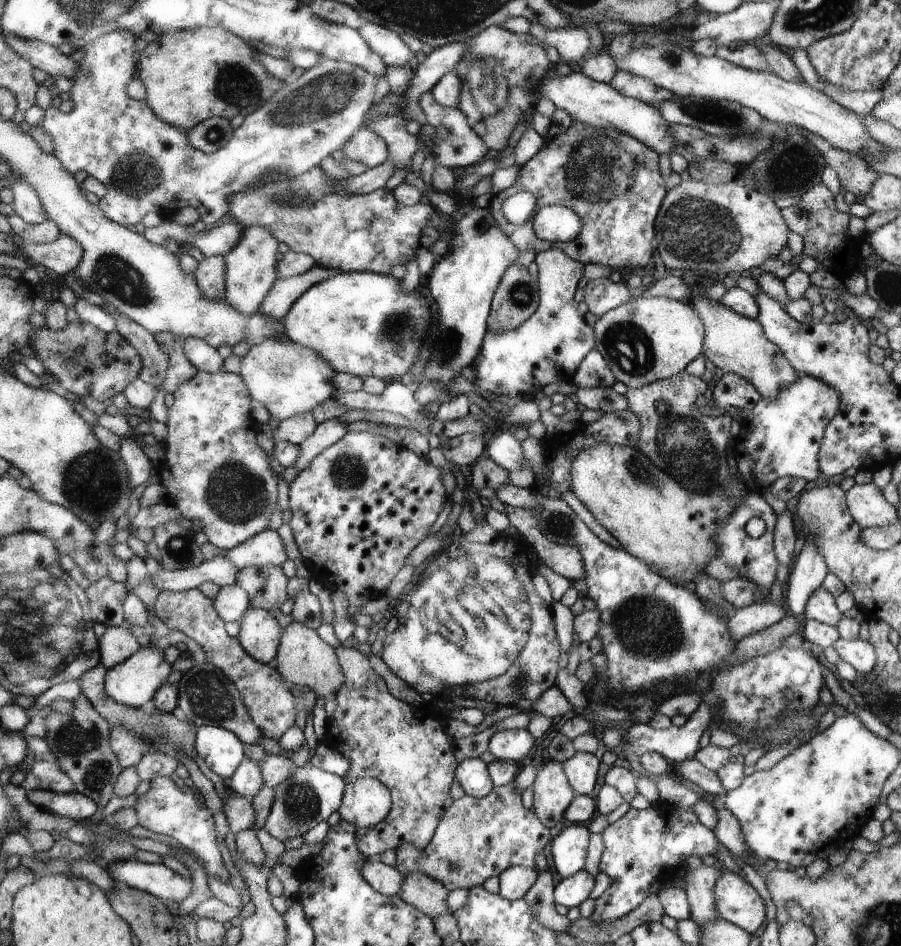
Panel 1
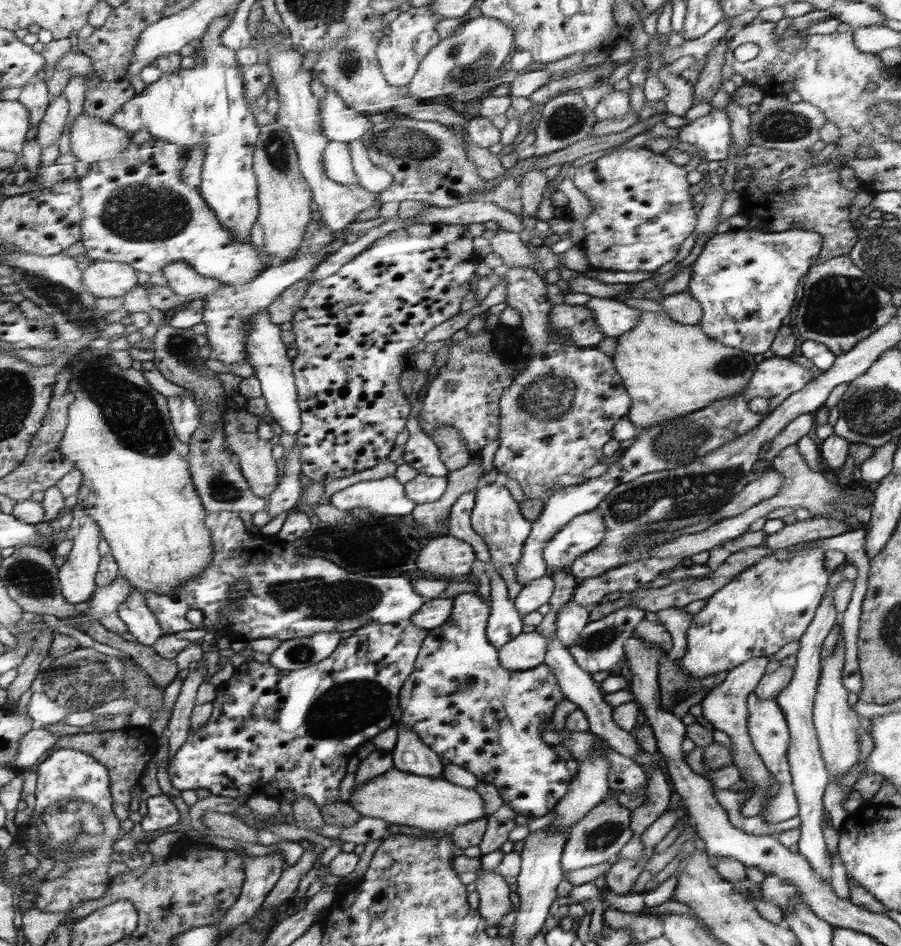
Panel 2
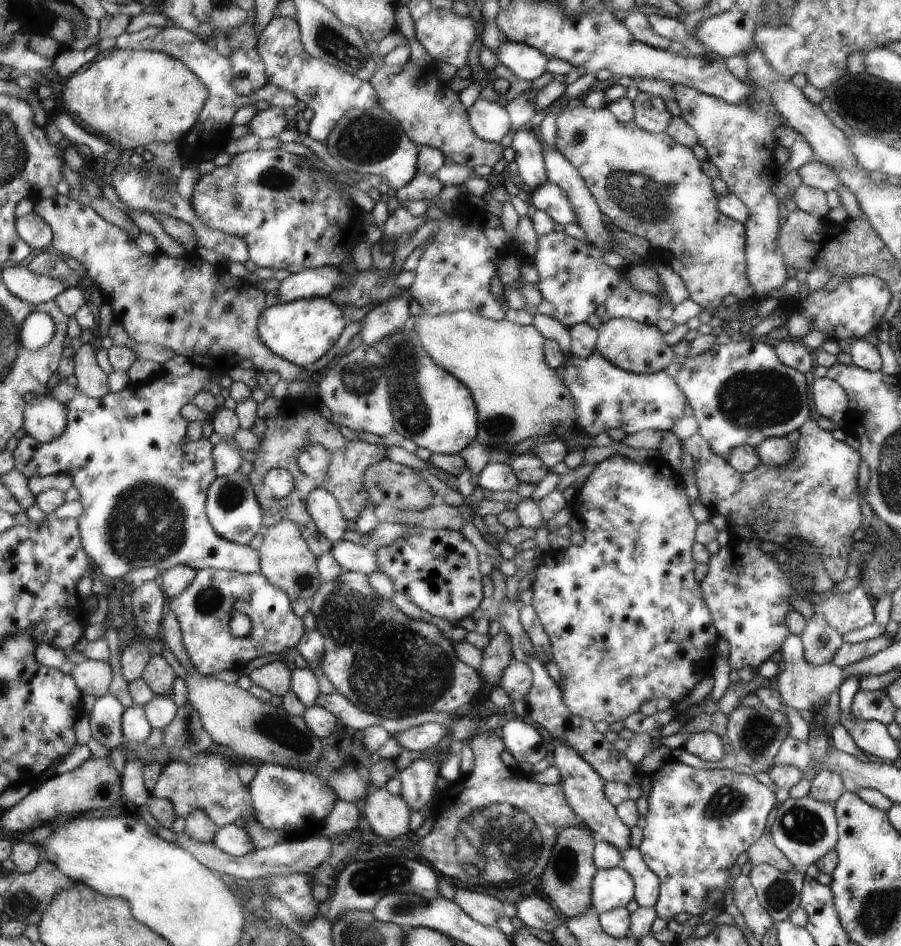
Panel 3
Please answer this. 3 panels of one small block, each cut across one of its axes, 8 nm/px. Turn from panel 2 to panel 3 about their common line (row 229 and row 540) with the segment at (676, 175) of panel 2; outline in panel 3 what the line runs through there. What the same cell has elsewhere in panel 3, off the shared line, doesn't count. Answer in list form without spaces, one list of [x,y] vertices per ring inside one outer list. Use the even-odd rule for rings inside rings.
[[[614,454],[606,458],[594,468],[594,471],[585,479],[584,484],[576,491],[571,492],[568,498],[570,511],[574,518],[581,521],[584,525],[584,544],[582,546],[568,545],[566,549],[559,551],[549,550],[542,553],[538,558],[537,570],[534,572],[534,583],[531,586],[532,606],[537,613],[538,619],[549,637],[552,652],[552,660],[560,667],[562,683],[559,690],[568,711],[573,716],[590,720],[592,723],[599,721],[618,722],[624,720],[626,716],[634,714],[640,710],[644,702],[656,704],[658,698],[668,696],[672,702],[680,702],[706,674],[698,666],[688,666],[692,660],[700,660],[706,656],[706,652],[698,652],[696,646],[708,644],[716,646],[718,642],[718,630],[714,626],[714,618],[711,616],[711,610],[707,608],[707,600],[704,597],[703,590],[694,576],[694,568],[697,563],[692,556],[692,546],[694,546],[694,536],[699,527],[692,516],[690,510],[689,497],[682,486],[681,480],[676,478],[674,470],[666,466],[664,462],[655,462],[654,460],[638,464],[630,458]]]

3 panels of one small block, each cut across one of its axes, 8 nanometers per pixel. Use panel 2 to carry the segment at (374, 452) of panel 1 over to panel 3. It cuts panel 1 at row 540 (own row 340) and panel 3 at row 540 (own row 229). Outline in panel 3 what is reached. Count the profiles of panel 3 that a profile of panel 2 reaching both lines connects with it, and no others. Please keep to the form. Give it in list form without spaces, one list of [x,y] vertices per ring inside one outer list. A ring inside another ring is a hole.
[[[410,528],[410,536],[396,540],[392,546],[380,548],[378,554],[379,572],[388,575],[398,593],[403,593],[421,610],[432,617],[439,617],[450,627],[459,627],[463,620],[471,618],[474,610],[482,602],[482,574],[478,570],[478,552],[466,540],[460,531],[452,530],[424,530],[424,528]]]

